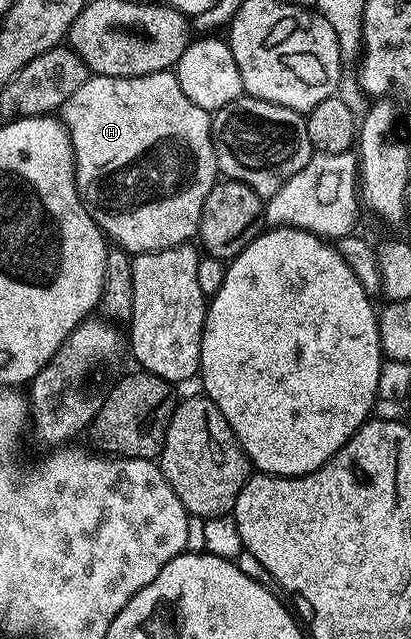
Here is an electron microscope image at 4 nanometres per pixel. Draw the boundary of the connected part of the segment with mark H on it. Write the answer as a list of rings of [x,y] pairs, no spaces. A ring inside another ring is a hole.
[[[173,72],[153,73],[143,77],[99,77],[92,75],[84,83],[84,87],[80,87],[80,91],[76,91],[76,95],[72,95],[72,99],[68,99],[62,104],[60,120],[70,135],[70,145],[74,149],[74,186],[78,189],[78,194],[88,211],[88,215],[92,215],[95,223],[102,228],[103,234],[117,248],[124,249],[131,255],[137,255],[152,251],[164,251],[168,247],[185,245],[197,238],[200,211],[204,207],[204,199],[208,199],[208,191],[212,191],[212,187],[220,177],[214,140],[210,130],[212,113],[211,110],[204,107],[196,107],[196,103],[192,103],[192,99],[188,99],[188,95],[184,95],[178,78]]]

